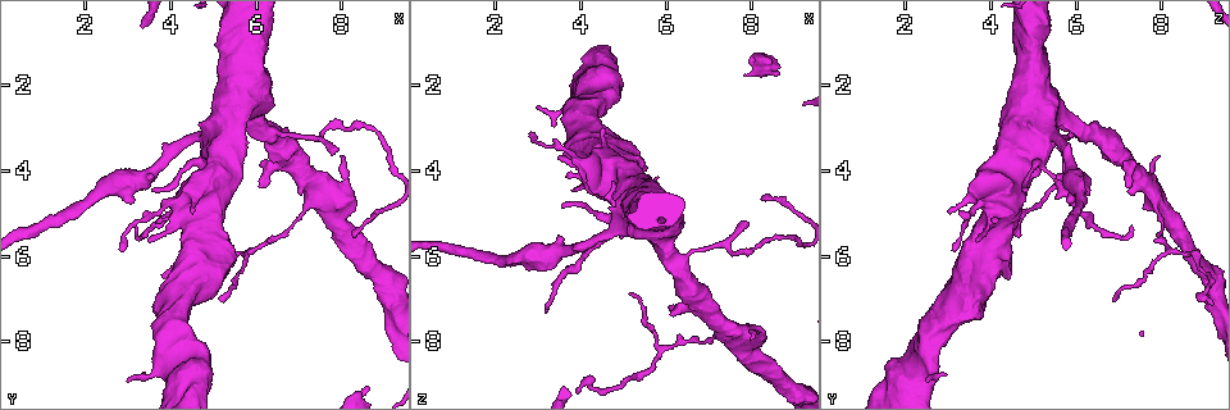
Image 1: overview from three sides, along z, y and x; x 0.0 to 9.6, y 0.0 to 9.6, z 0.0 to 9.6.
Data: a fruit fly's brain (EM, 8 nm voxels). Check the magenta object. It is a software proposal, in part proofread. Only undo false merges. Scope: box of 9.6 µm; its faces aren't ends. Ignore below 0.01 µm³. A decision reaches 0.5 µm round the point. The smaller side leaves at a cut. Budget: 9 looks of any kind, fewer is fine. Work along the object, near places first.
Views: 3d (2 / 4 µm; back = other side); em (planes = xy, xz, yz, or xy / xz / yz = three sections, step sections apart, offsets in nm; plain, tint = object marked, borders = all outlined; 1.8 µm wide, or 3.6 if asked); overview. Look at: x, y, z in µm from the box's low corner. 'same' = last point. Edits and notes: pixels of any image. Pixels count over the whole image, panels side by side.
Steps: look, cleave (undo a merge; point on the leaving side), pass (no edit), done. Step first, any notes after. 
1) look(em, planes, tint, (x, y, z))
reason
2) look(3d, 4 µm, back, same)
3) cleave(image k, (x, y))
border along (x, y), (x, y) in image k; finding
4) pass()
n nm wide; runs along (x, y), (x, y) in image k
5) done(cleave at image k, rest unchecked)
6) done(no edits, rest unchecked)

look(3d, 4 µm, (7.50, 4.35, 7.75))
thin arm on a thick one

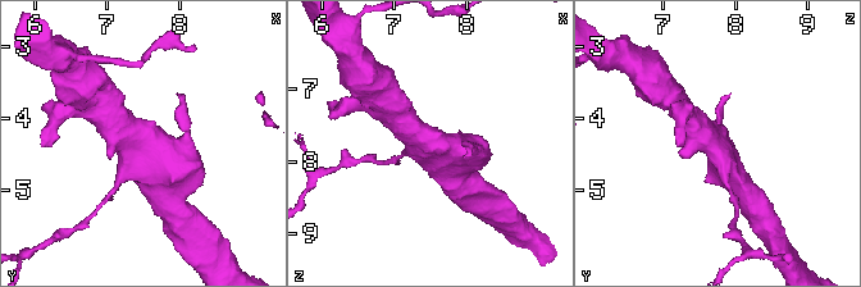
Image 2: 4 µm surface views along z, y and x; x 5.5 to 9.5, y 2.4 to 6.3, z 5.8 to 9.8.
look(em, yz, step 4, tint, (7.45, 4.35, 7.75))
4 arms

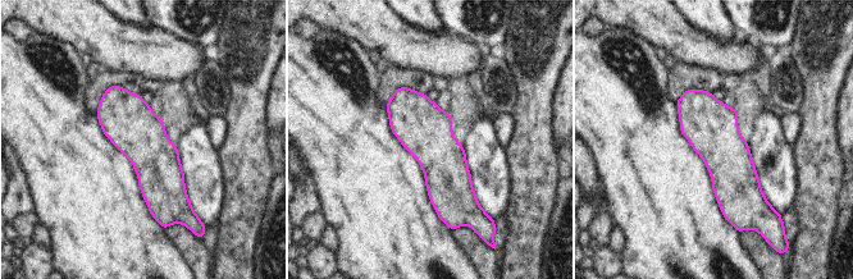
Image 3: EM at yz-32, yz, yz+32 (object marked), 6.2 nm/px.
pass()
runs along (113, 88), (156, 160), (163, 216) in image 3; all the same neuron

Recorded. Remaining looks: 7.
look(3d, 4 µm, (6.20, 3.10, 6.25))
small branch off a trunk

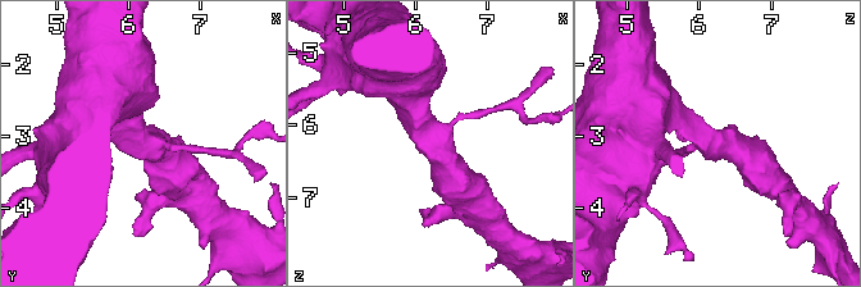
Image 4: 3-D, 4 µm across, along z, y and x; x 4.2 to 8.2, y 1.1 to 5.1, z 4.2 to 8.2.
look(em, xy, step 8, borders, (6.20, 3.10, 6.20))
3 arms; now the EM

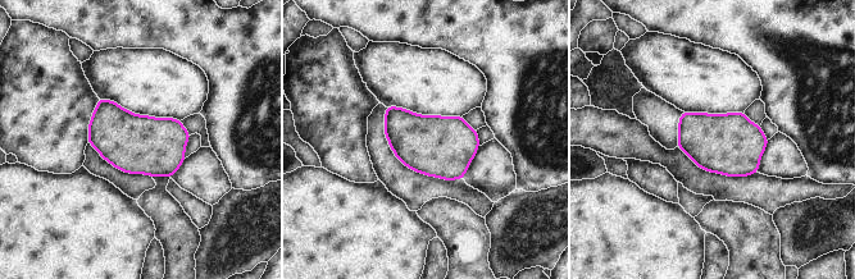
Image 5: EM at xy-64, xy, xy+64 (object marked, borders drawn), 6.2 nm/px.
pass()
one neuron here

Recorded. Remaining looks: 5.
look(3d, 4 µm, (4.50, 4.90, 4.20))
touches itself

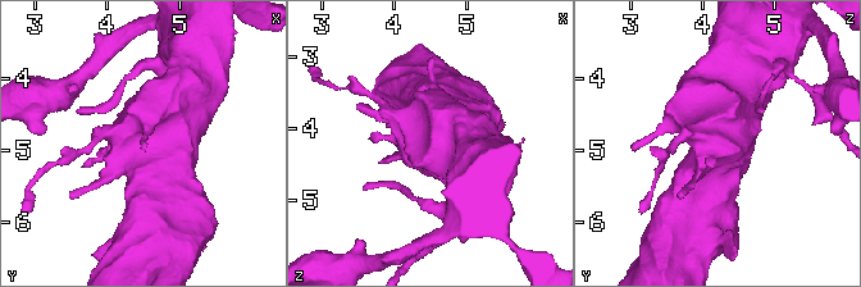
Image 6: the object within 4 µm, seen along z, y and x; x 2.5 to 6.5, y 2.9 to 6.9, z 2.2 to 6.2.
look(em, 3.6 µm, planes, tint, (4.50, 4.90, 4.15))
need the tissue

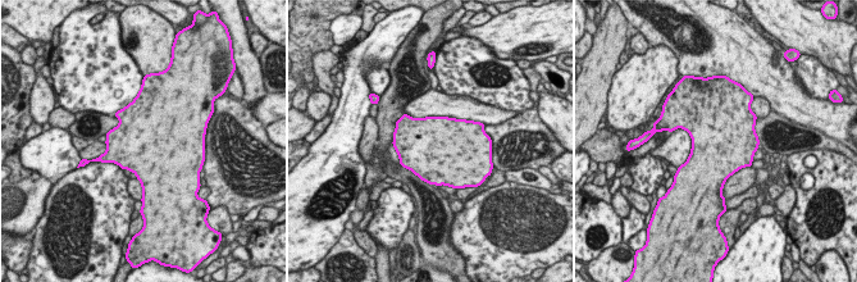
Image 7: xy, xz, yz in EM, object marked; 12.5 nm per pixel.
pass()
all the same neuron

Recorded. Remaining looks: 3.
look(em, 3.6 µm, yz, step 16, tint, (4.55, 8.35, 2.30))
calibre changes

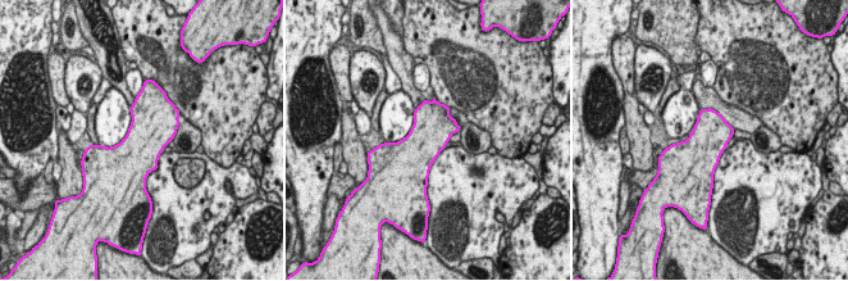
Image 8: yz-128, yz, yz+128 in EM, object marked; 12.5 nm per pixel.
look(em, 3.6 µm, planes, tint, same)
cut it another way

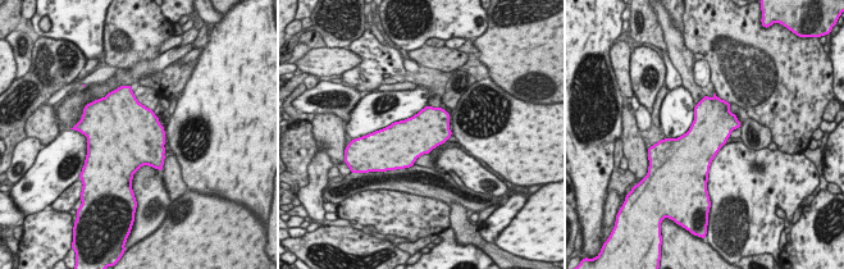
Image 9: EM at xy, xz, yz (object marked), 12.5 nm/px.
pass()
500 nm wide; all the same neuron

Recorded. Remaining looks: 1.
done(no edits, rest unchecked)

